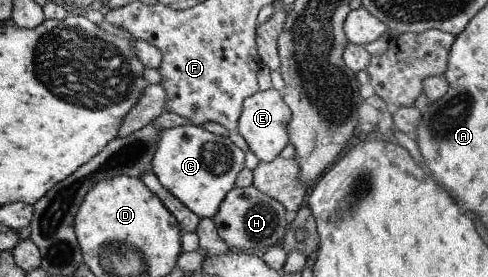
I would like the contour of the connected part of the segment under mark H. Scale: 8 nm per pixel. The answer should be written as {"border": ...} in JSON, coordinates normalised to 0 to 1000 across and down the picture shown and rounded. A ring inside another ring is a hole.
{"border":[[[518,671],[471,682],[449,733],[445,769],[432,783],[449,863],[477,899],[543,899],[570,884],[590,791],[580,744],[566,718],[539,704]]]}

